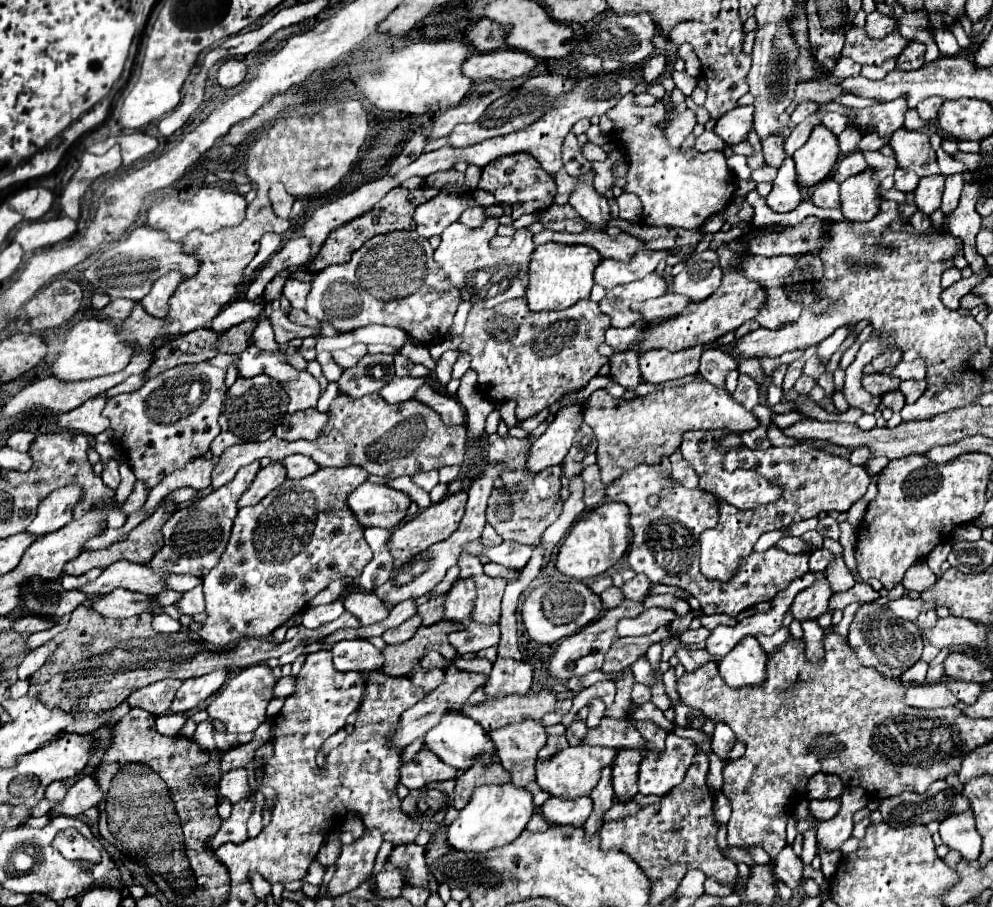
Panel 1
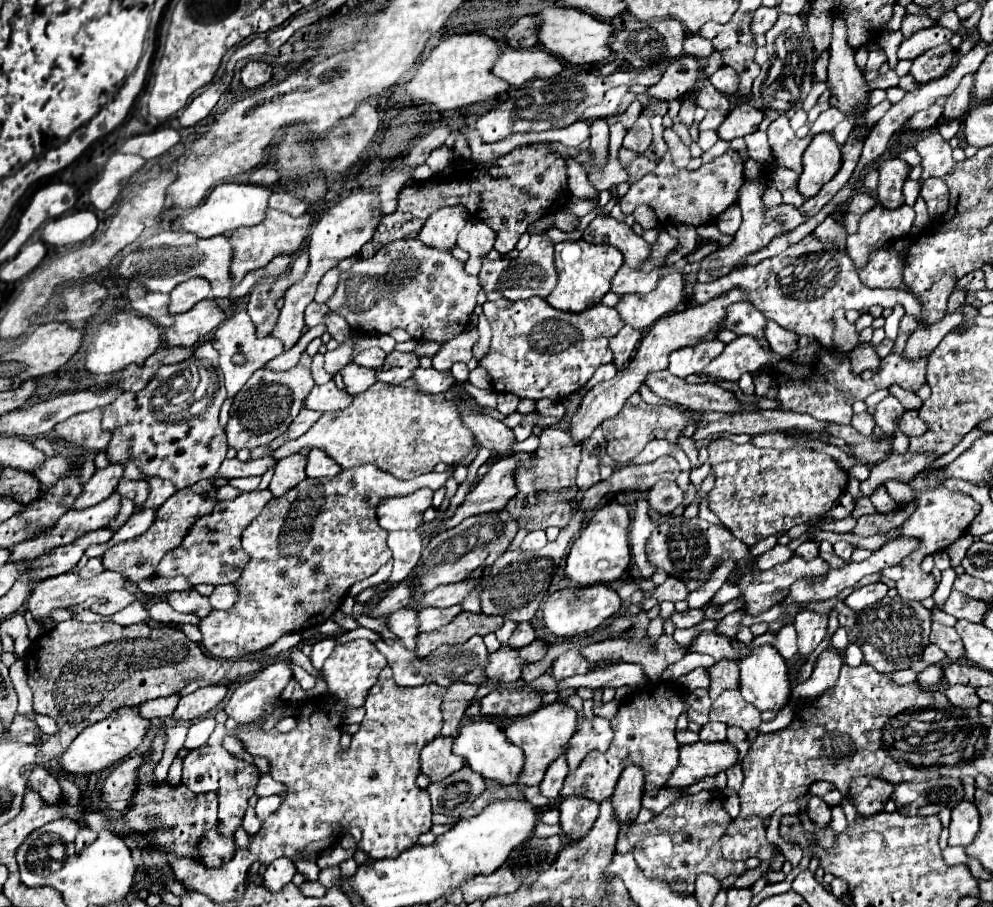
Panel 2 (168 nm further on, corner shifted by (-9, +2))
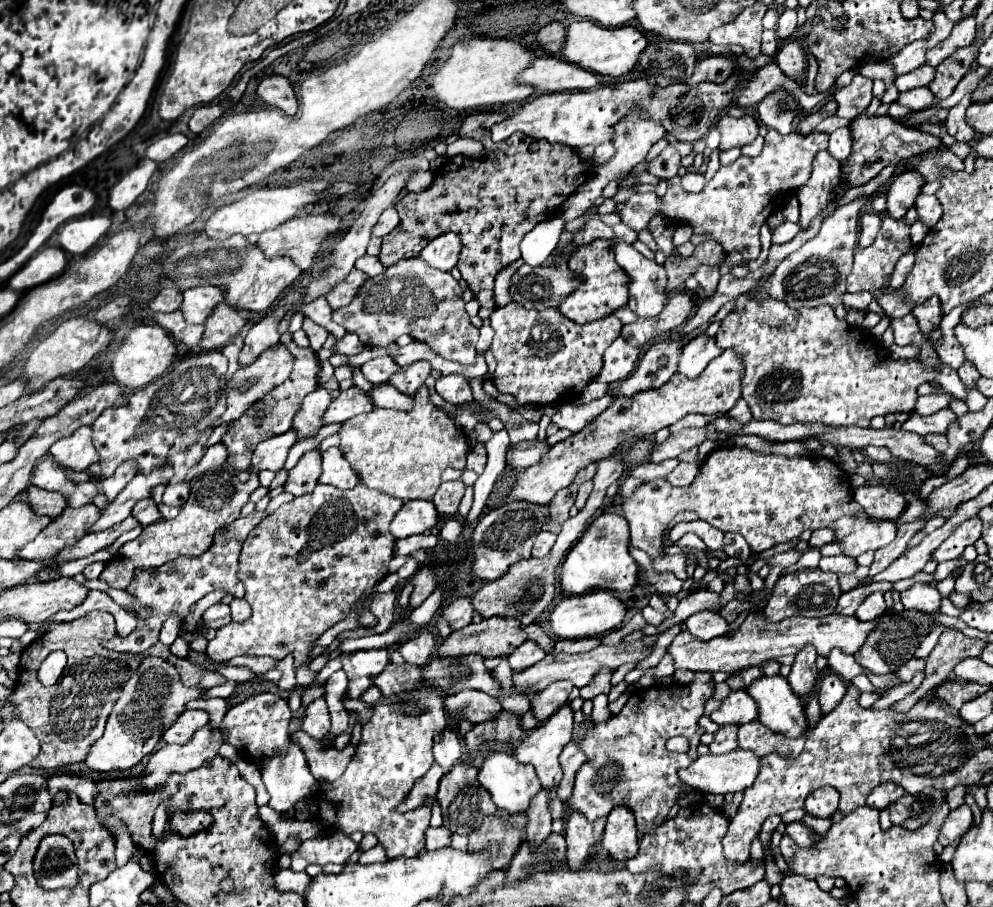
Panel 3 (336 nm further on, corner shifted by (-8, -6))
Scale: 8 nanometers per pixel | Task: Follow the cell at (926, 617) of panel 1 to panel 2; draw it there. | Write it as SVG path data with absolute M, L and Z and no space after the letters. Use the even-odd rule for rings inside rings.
M933 622L931 642L937 644L951 660L963 658L961 638L959 638L959 634L955 632L955 628L949 628L949 626L943 626L943 624L939 624L939 622Z

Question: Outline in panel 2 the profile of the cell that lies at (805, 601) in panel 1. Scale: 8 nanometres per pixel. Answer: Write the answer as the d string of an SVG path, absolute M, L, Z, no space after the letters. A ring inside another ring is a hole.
M803 608L795 616L793 626L795 626L797 636L799 636L799 642L797 642L799 654L801 656L809 656L821 644L821 640L827 634L827 616L819 614L815 610Z

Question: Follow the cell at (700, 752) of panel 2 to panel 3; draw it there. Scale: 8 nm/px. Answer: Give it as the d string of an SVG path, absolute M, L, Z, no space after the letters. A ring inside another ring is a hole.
M734 750L734 752L728 752L728 754L722 754L722 756L716 756L716 754L708 754L708 756L700 756L698 760L694 760L688 768L680 770L678 776L684 784L692 786L694 790L698 792L704 792L704 794L728 794L728 792L744 792L746 788L750 788L750 784L756 780L760 768L762 768L762 758L756 756L754 752L750 750Z

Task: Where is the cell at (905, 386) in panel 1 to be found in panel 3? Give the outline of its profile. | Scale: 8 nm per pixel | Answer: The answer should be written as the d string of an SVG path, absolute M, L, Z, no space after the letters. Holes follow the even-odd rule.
M944 392L944 394L928 394L928 396L920 396L916 402L916 412L922 416L930 416L942 408L950 408L950 402L954 400L952 394Z

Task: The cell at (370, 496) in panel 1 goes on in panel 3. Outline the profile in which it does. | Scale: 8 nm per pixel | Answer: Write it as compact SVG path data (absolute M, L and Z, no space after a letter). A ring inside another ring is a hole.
M410 500L398 510L390 524L390 532L396 538L408 538L434 528L438 522L438 510L432 500Z

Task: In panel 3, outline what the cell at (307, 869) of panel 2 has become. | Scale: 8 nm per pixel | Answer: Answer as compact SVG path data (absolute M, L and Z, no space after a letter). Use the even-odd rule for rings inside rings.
M334 830L312 840L304 840L302 846L292 854L292 870L302 872L308 864L348 864L348 858L358 850L358 844L350 836Z

